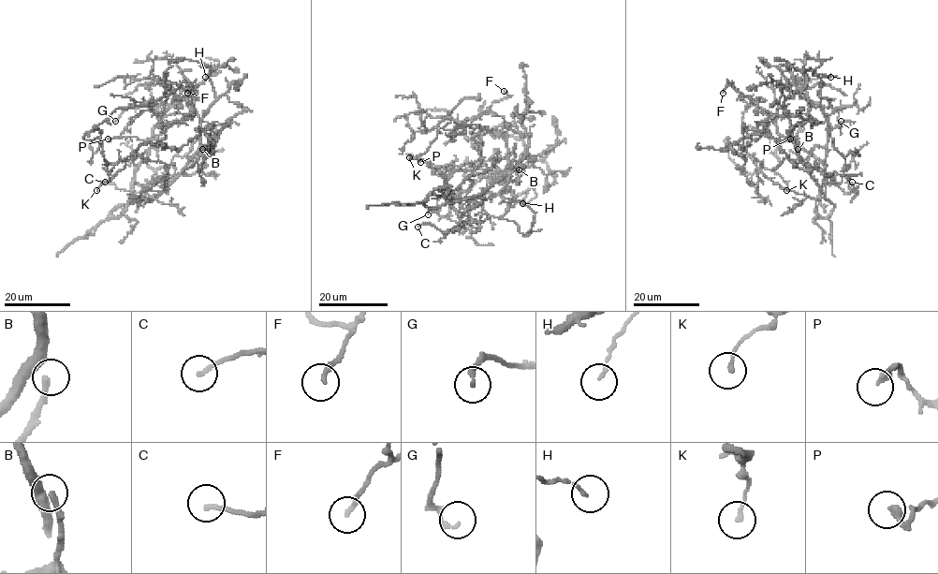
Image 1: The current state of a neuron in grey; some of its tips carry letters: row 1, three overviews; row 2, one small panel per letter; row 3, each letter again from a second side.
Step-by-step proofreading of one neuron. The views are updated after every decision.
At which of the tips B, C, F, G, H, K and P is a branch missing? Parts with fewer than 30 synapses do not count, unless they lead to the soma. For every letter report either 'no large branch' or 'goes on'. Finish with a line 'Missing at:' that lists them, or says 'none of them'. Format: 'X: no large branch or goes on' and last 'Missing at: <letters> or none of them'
B: no large branch
C: no large branch
F: no large branch
G: no large branch
H: no large branch
K: no large branch
P: no large branch
Missing at: none of them

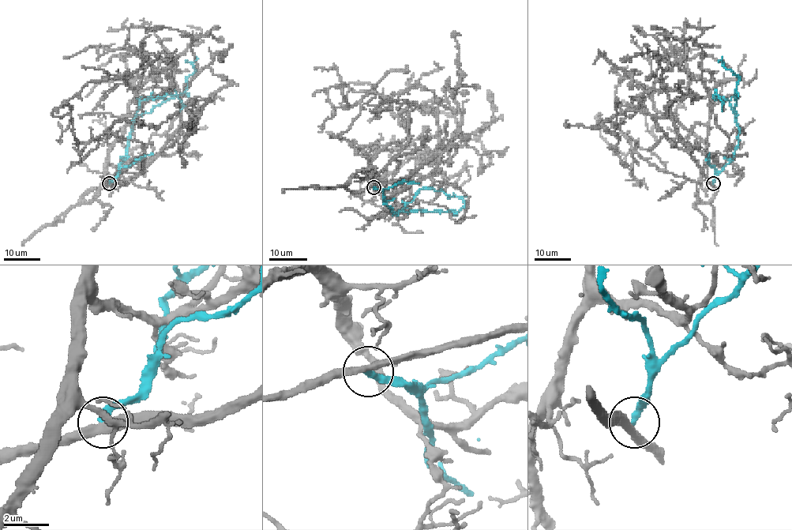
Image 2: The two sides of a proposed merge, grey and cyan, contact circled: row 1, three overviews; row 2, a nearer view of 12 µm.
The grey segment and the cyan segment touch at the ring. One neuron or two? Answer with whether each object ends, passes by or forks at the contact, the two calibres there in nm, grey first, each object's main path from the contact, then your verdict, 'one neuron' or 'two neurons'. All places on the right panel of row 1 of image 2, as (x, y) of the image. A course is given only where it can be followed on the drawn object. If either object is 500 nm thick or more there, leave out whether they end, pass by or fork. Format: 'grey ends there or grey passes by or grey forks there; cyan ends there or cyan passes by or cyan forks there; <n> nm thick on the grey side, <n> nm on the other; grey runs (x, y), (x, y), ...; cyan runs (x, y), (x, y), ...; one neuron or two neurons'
grey passes by; cyan ends there; 320 nm thick on the grey side, 300 nm on the other; grey runs (712, 183), (717, 193), (703, 202), (706, 145), (625, 77), (616, 99), (644, 112), (657, 144); cyan runs (713, 183), (734, 155), (737, 144), (735, 106), (738, 78), (723, 65), (722, 57); two neurons

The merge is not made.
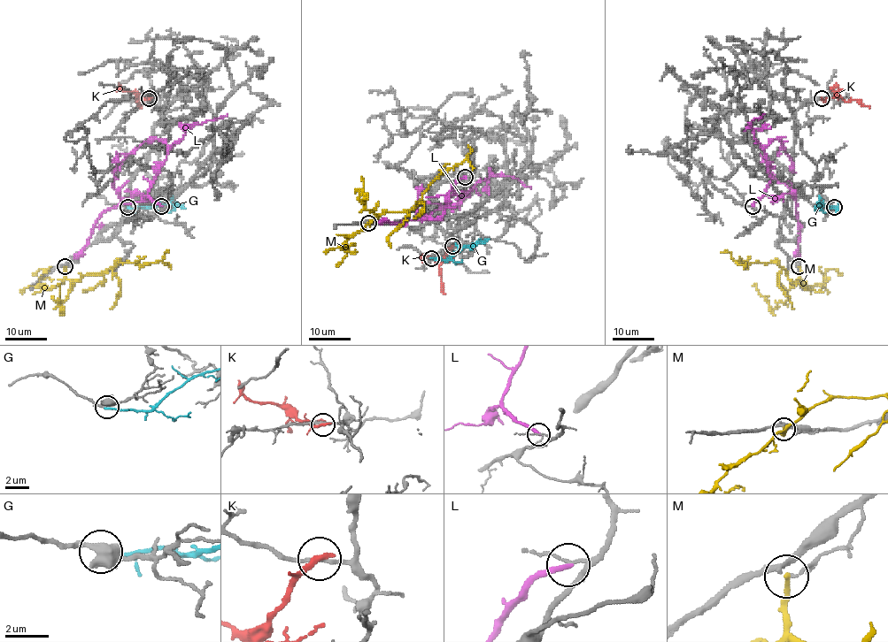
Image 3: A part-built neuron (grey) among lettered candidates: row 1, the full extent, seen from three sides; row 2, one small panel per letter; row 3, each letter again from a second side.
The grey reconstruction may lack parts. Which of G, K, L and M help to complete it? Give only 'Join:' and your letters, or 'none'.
Join: none

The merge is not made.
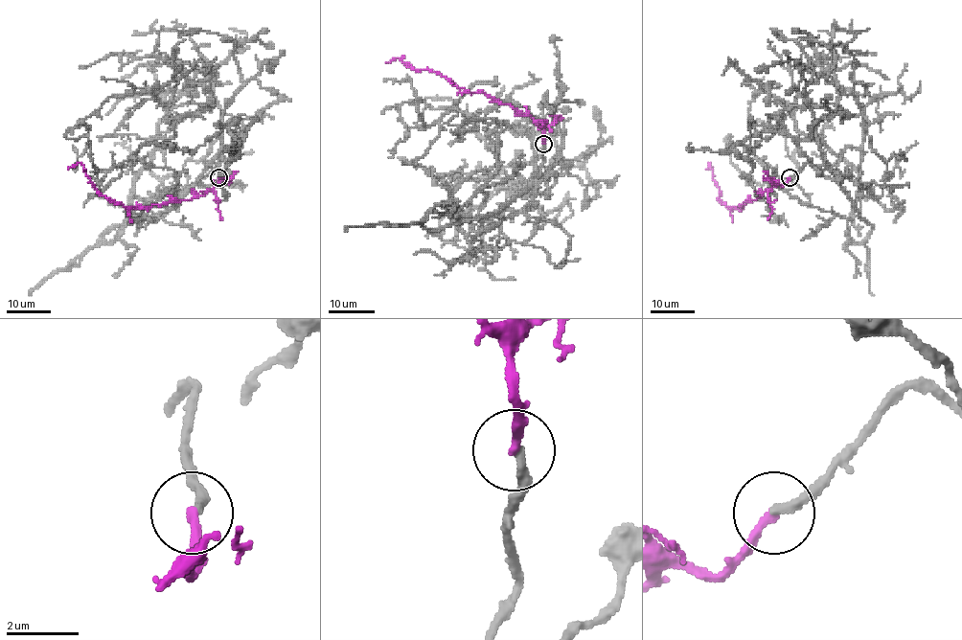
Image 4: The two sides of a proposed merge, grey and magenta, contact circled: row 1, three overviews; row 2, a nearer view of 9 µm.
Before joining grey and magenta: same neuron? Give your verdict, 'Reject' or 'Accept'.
Accept

